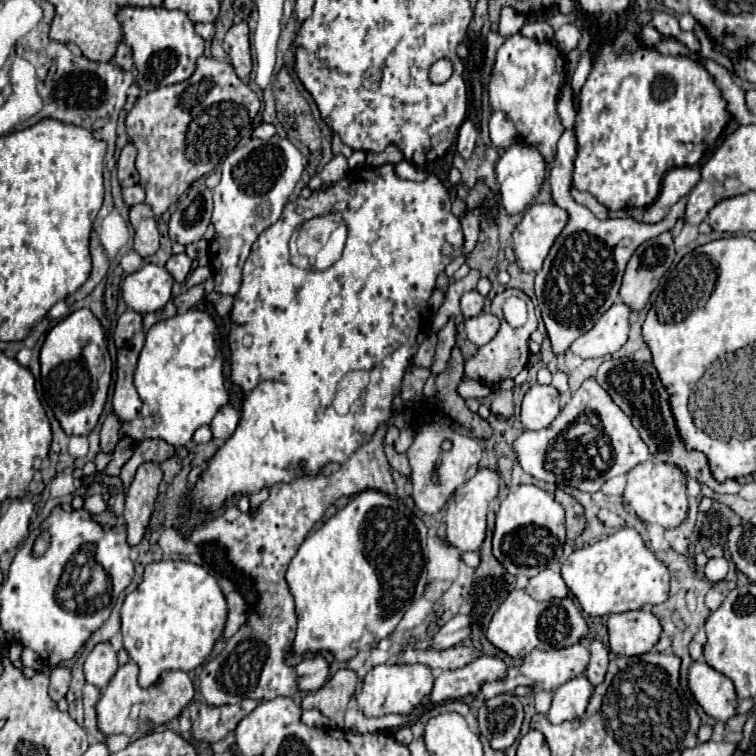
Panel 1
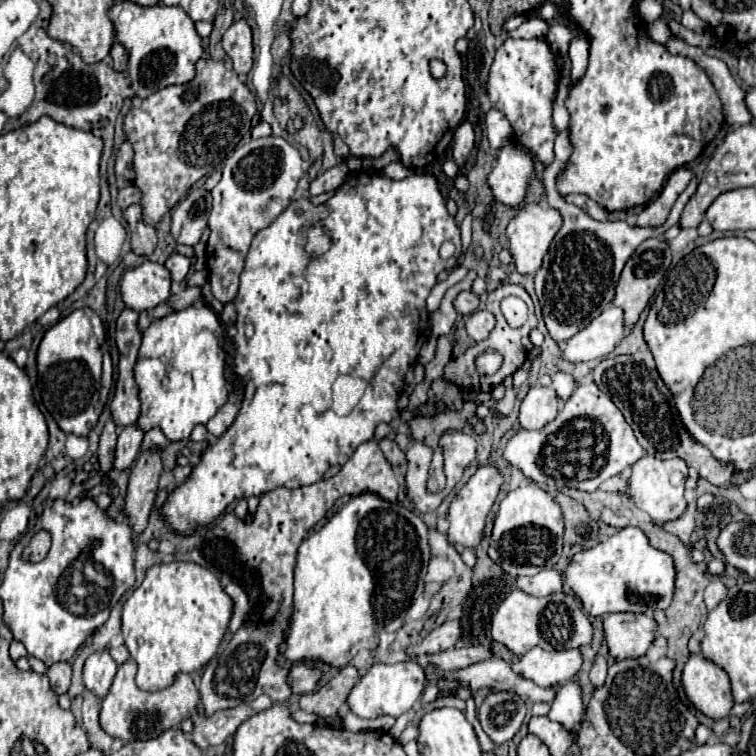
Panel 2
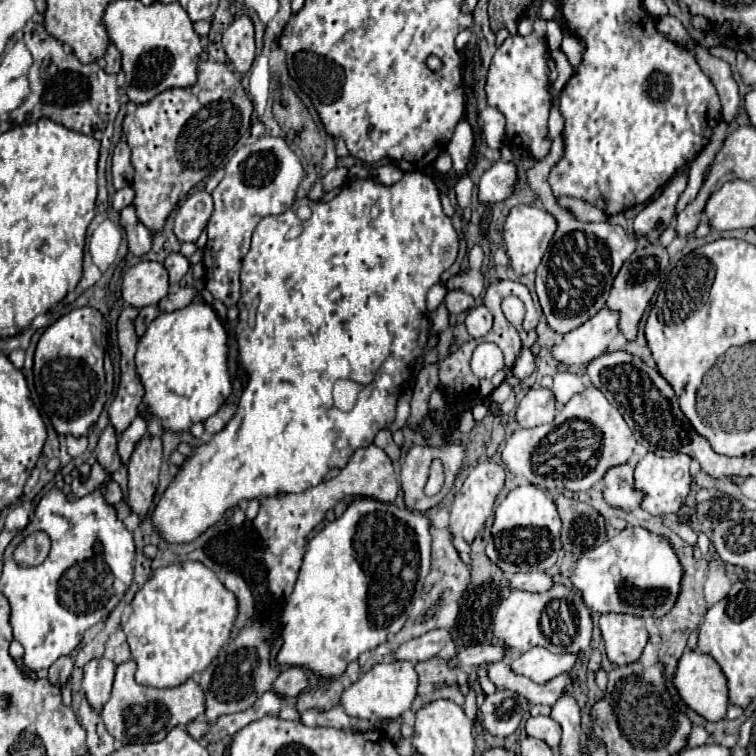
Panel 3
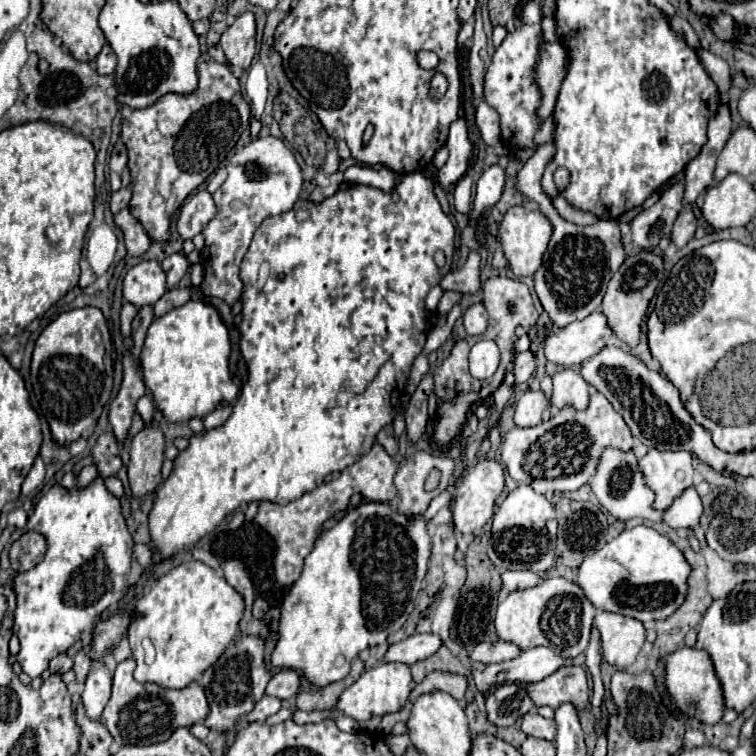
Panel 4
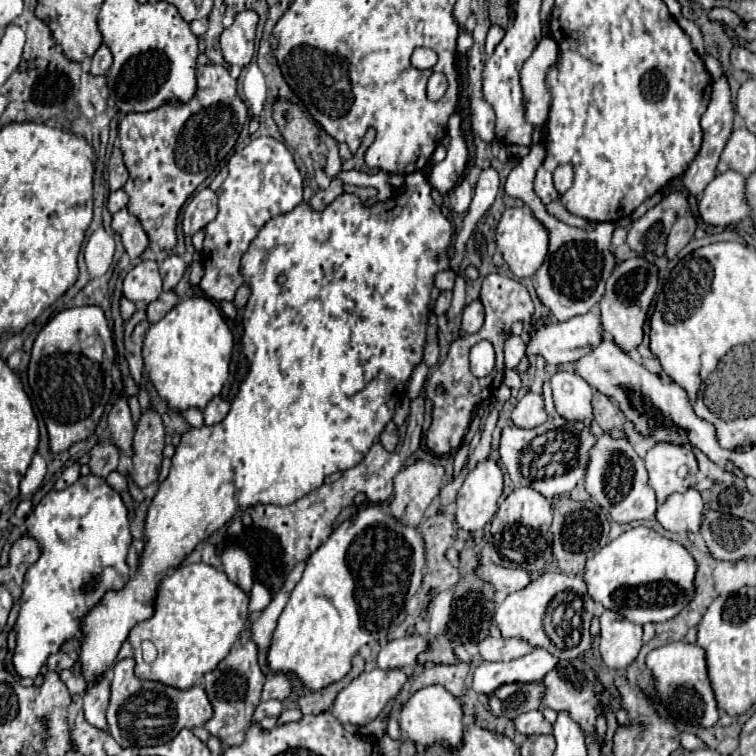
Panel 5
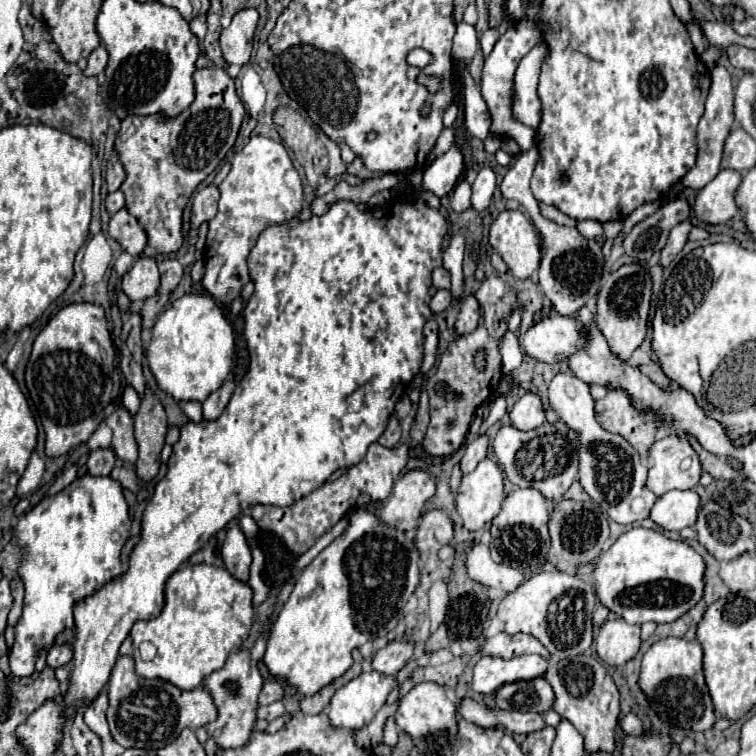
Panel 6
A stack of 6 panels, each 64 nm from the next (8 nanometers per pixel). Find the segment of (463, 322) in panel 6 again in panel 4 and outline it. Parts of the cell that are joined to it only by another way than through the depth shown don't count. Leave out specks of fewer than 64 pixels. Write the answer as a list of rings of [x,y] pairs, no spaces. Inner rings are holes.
[[[472,304],[464,312],[464,328],[470,336],[478,336],[488,326],[488,312],[482,304]]]

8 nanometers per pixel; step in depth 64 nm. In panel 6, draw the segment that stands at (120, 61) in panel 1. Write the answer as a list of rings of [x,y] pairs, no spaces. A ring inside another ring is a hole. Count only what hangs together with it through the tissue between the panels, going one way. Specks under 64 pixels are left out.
[[[98,46],[98,48],[88,56],[88,64],[86,64],[84,74],[86,74],[86,76],[98,76],[98,74],[106,68],[106,62],[108,62],[108,52],[106,52],[104,46]]]

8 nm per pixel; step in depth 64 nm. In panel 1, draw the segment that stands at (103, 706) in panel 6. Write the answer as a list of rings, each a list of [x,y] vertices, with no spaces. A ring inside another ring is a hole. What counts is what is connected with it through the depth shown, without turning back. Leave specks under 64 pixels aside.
[[[108,642],[98,644],[84,662],[86,682],[96,686],[98,690],[104,690],[112,680],[112,676],[116,674],[116,668],[118,668],[118,660],[116,660],[114,648]]]

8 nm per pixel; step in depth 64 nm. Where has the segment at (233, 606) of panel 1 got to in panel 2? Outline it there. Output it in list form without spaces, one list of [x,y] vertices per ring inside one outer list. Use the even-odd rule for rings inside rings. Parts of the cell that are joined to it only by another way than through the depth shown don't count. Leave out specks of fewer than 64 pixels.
[[[230,582],[230,584],[226,586],[226,592],[234,598],[234,616],[232,616],[232,620],[230,620],[230,628],[240,628],[240,626],[246,622],[248,612],[252,610],[252,608],[250,608],[248,594],[246,594],[246,590],[244,590],[240,584],[236,584],[236,582]]]

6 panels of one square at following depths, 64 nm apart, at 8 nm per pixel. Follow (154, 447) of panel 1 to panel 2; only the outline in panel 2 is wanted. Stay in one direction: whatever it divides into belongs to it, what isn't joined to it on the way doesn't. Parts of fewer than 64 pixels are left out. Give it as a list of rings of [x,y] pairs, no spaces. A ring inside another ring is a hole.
[[[152,428],[144,434],[144,442],[142,442],[142,450],[144,448],[152,448],[152,444],[156,444],[160,450],[168,444],[168,438],[160,432],[160,428]]]

